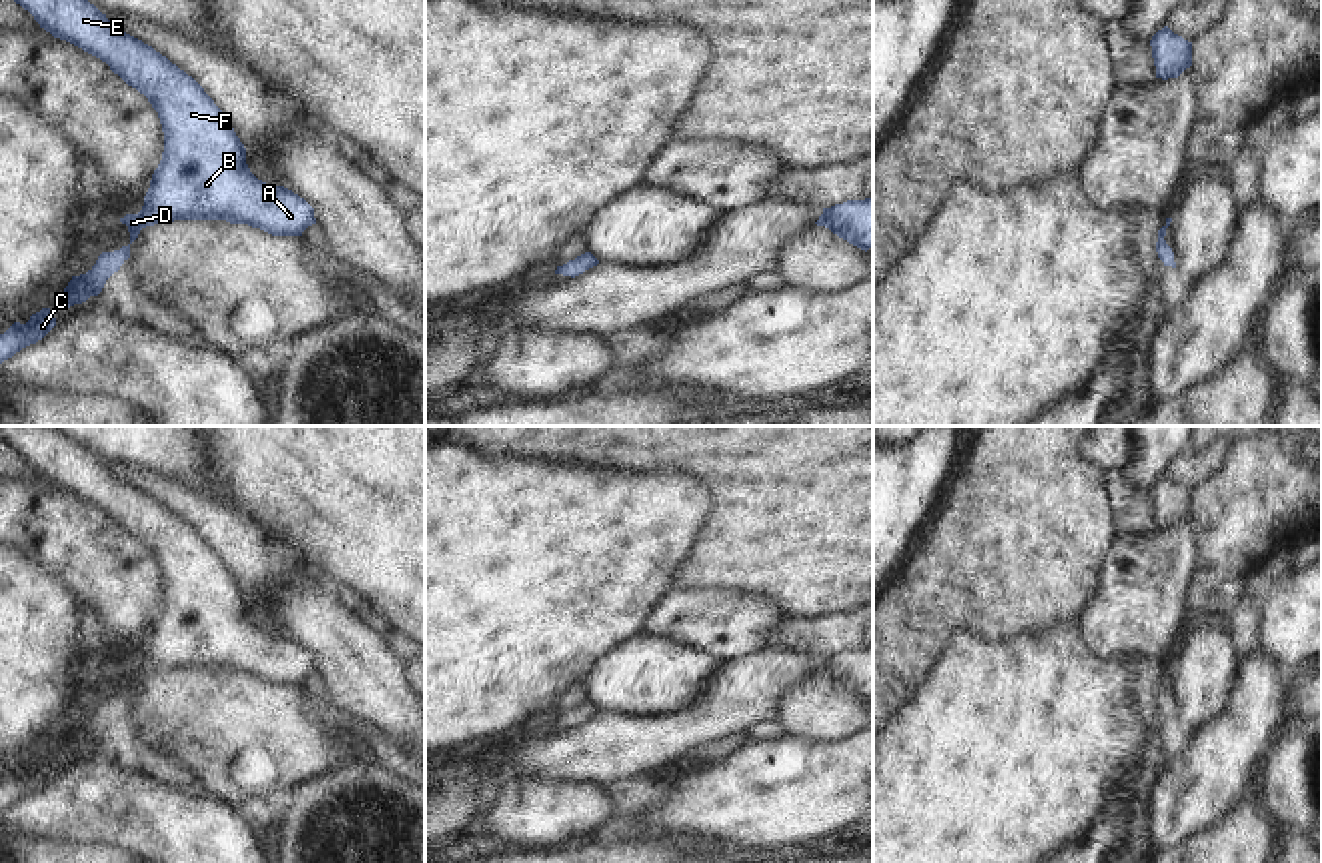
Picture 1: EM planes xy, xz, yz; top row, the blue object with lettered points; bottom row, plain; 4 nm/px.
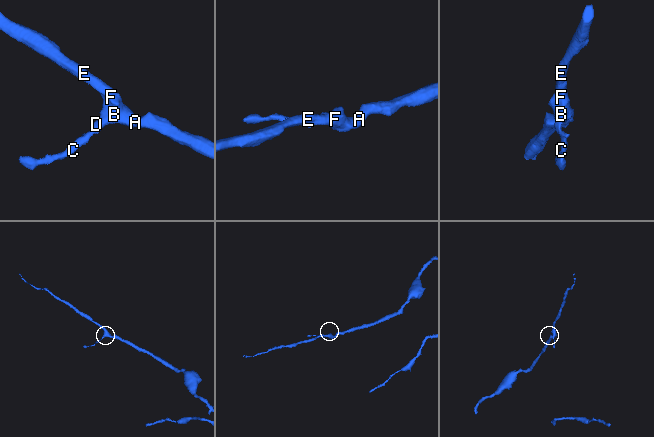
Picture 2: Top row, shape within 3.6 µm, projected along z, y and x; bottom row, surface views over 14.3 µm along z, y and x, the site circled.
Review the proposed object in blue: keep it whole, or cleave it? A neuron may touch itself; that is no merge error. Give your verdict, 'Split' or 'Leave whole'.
Leave whole

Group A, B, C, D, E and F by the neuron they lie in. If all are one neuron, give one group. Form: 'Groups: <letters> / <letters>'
Groups: A B C D E F

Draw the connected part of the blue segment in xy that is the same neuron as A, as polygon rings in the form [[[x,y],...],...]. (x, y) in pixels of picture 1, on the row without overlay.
[[[0,426],[0,437],[54,487],[106,511],[158,561],[164,581],[162,609],[152,623],[142,659],[120,667],[128,675],[130,693],[142,677],[174,669],[226,669],[272,685],[302,685],[308,675],[316,673],[314,657],[304,647],[284,635],[270,635],[250,621],[246,597],[228,567],[204,537],[166,505],[116,477],[94,453],[52,426]]]

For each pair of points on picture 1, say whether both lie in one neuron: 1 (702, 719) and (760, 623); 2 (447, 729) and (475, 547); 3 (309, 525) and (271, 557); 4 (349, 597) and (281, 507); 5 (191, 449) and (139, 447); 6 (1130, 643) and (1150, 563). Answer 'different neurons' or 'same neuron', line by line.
1: different neurons
2: same neuron
3: different neurons
4: different neurons
5: same neuron
6: same neuron

